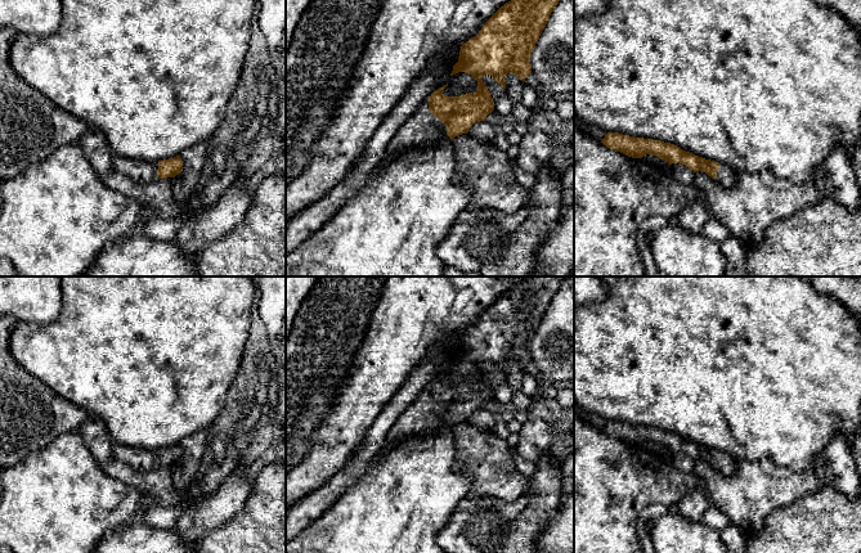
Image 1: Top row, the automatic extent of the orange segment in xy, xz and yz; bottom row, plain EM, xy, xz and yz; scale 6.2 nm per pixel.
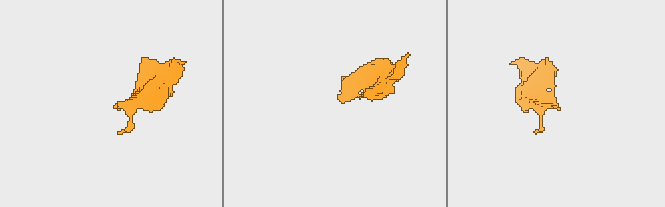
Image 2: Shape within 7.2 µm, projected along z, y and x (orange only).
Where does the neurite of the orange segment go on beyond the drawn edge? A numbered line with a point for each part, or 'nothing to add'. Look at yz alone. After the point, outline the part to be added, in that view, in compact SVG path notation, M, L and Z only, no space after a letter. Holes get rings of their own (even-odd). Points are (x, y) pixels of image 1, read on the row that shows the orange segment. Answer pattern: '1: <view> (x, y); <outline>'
1: yz (726, 176); M721 163L716 180L725 188L732 188L737 181L737 171L726 163Z

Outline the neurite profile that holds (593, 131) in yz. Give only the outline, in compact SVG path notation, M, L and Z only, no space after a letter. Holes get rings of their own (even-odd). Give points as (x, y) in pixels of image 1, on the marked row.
M574 116L574 126L579 127L584 134L589 135L591 138L596 139L596 140L602 140L605 138L605 135L607 134L606 131L596 127L596 126L591 126L588 123L582 122L579 118L577 118Z

